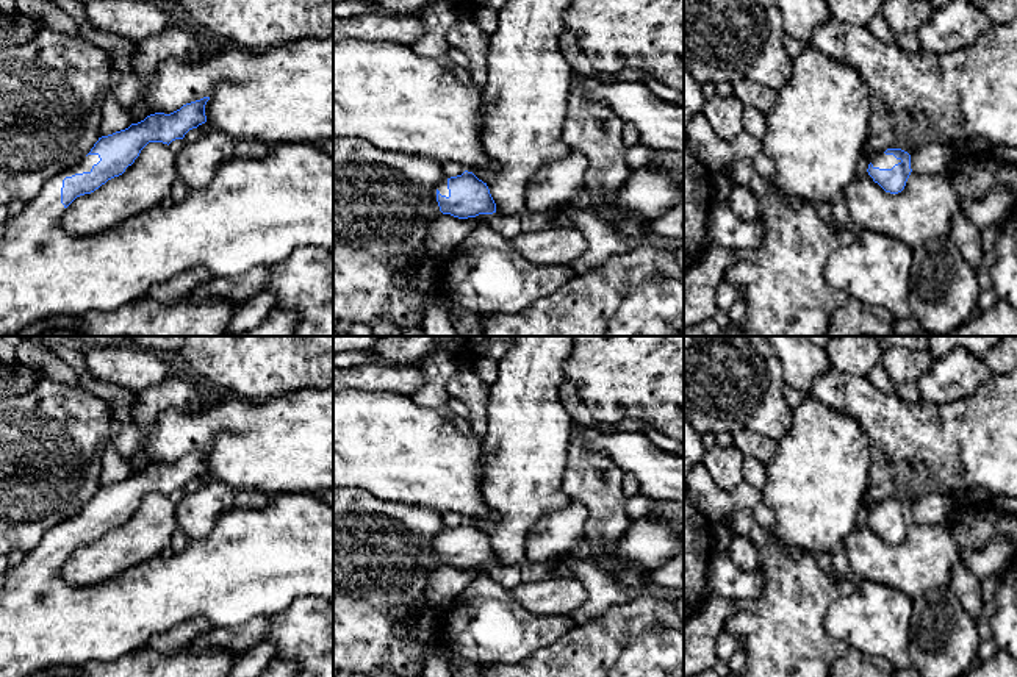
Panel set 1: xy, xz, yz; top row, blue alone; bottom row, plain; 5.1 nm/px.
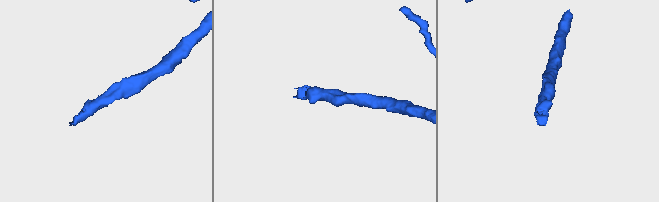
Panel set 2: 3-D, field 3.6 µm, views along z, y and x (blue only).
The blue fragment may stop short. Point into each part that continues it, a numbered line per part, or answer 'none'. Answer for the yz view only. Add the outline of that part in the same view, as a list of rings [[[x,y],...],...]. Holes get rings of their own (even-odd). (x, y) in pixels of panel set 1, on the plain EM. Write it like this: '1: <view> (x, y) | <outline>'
1: yz (883, 512) | [[[881,503],[876,508],[870,511],[873,518],[879,519],[892,519],[895,514],[901,513],[901,510],[897,510],[893,505]]]

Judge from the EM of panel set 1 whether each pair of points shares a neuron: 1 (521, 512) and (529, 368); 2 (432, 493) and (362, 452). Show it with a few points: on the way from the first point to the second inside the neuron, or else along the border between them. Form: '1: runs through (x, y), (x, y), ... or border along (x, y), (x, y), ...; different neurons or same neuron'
1: runs through (523, 476), (526, 404); same neuron
2: runs through (415, 479), (388, 452), (379, 452); same neuron

